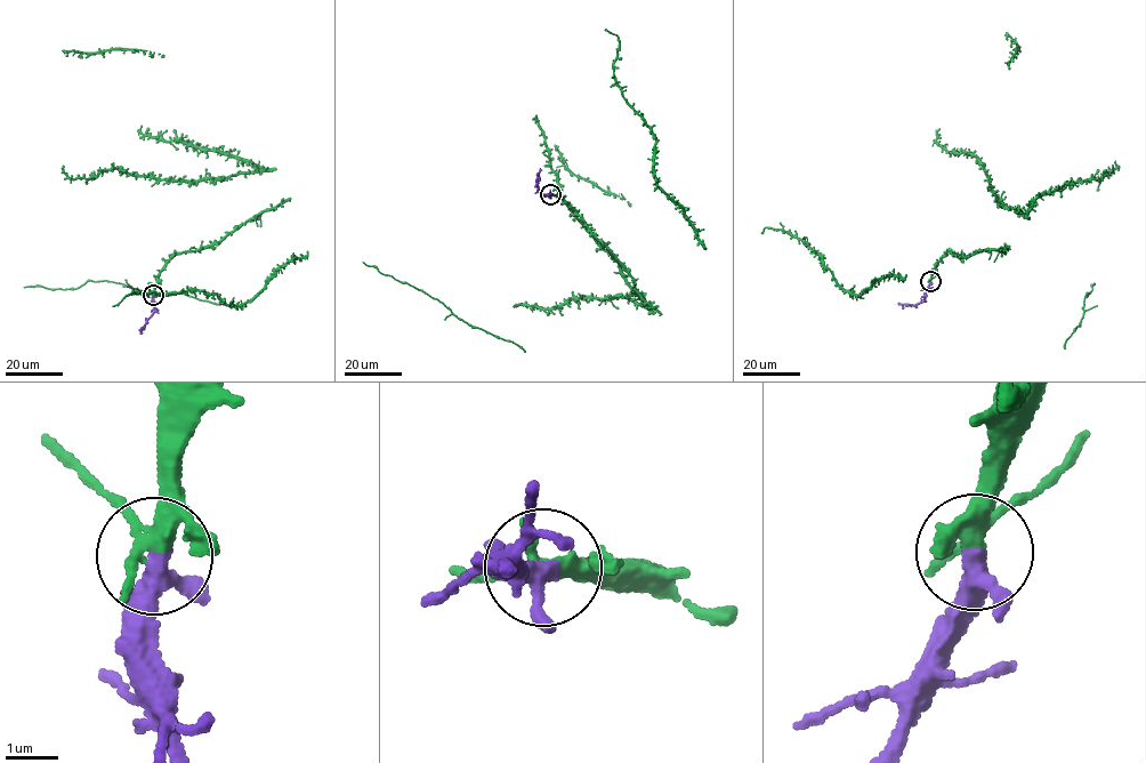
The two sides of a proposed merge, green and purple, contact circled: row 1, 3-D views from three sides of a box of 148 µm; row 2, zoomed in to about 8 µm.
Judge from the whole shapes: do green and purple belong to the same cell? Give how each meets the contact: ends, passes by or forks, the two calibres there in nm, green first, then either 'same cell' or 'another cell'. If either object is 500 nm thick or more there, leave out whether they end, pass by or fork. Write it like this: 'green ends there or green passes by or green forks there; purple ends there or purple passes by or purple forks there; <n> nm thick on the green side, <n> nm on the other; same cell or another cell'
green forks there; purple passes by; 260 nm thick on the green side, 320 nm on the other; same cell

